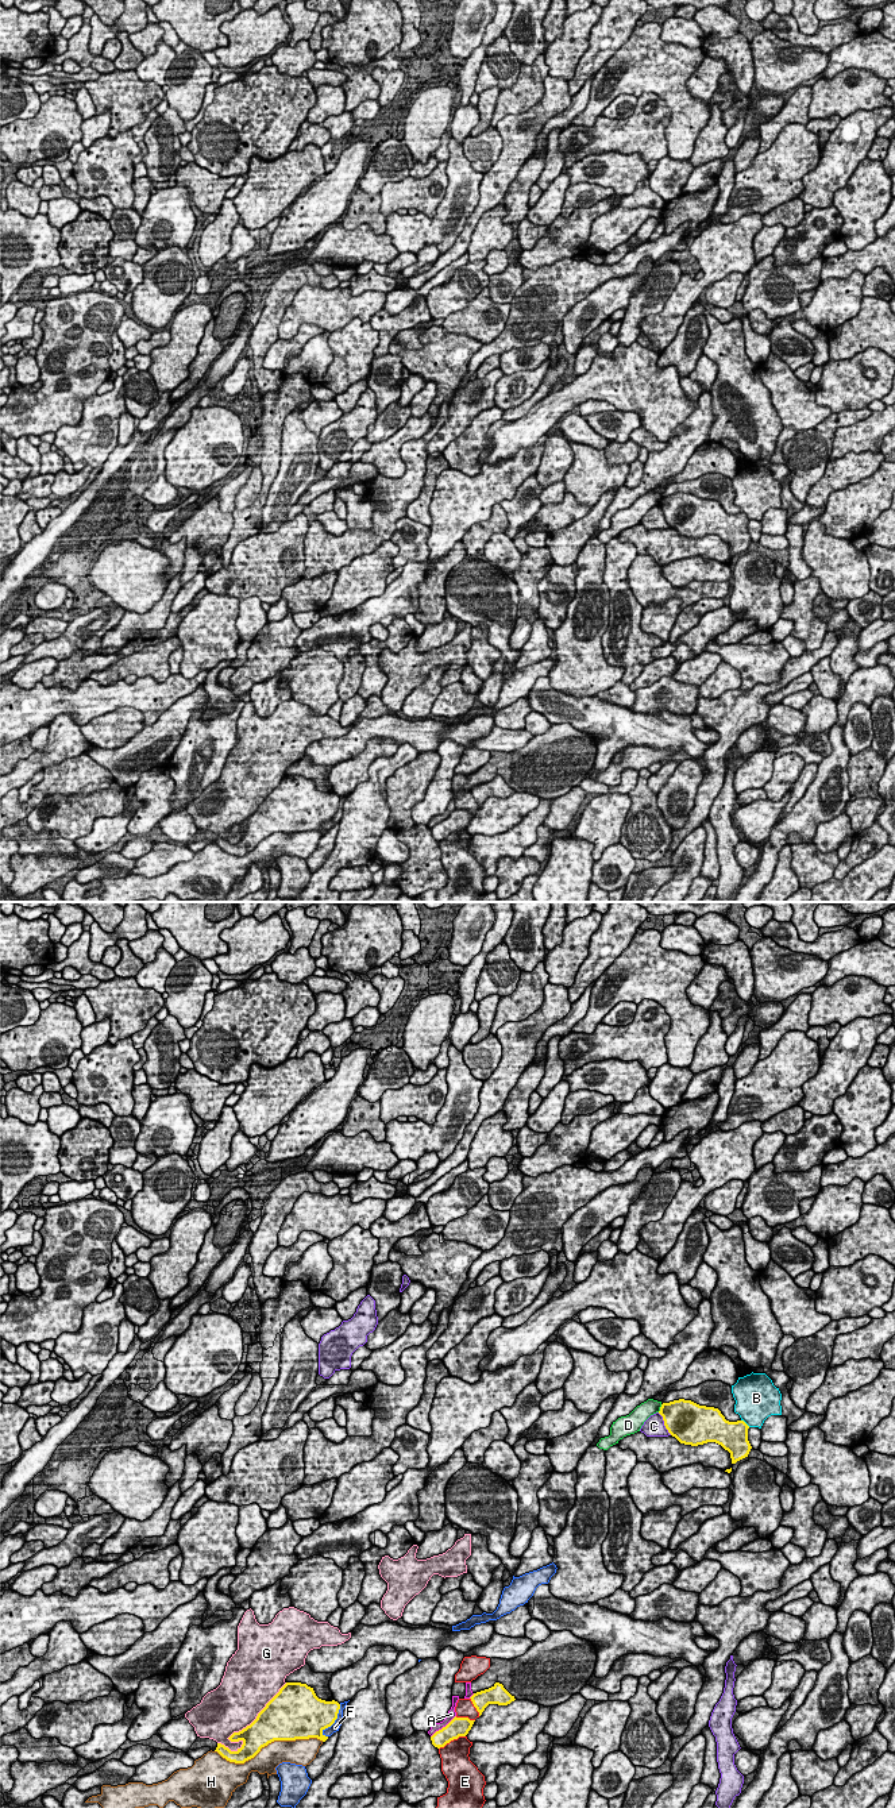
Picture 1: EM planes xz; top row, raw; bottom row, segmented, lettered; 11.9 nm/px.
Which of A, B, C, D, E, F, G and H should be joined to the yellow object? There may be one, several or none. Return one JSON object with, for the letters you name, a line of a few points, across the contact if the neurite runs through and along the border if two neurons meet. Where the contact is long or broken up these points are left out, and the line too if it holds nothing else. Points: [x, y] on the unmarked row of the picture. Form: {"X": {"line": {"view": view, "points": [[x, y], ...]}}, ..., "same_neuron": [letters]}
{"same_neuron": []}

